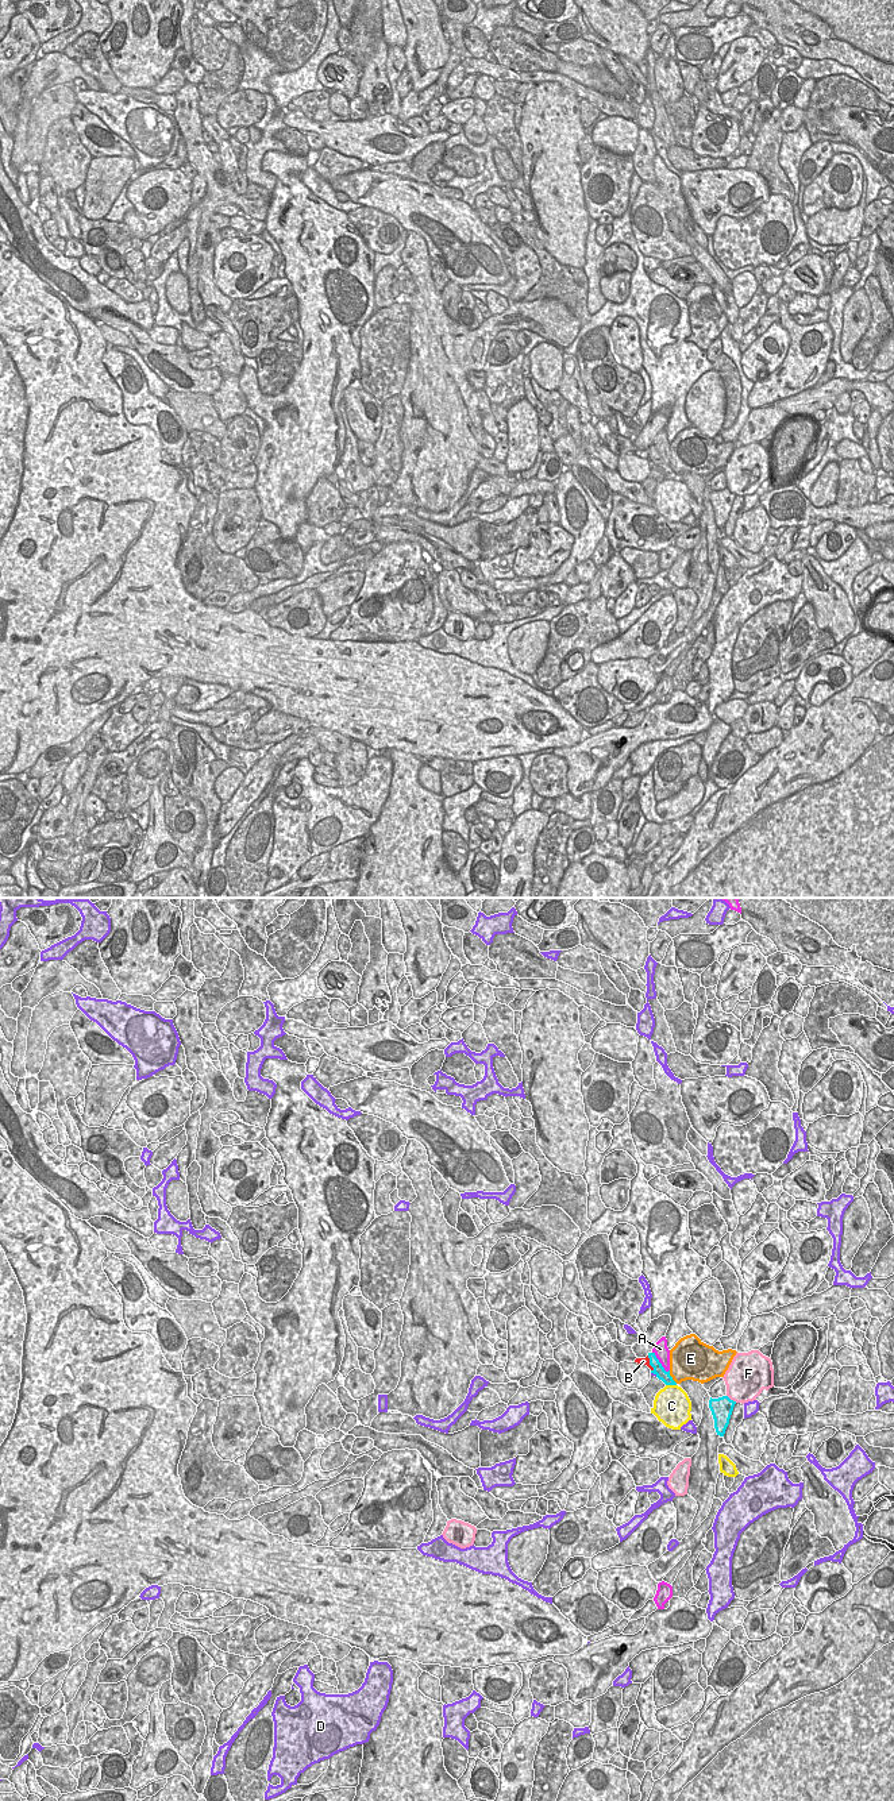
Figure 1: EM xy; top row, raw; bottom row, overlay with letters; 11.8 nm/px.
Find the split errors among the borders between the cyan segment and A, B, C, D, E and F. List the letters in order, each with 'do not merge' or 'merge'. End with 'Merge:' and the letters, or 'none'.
A: do not merge
B: do not merge
C: do not merge
D: do not merge
E: do not merge
F: do not merge
Merge: none

